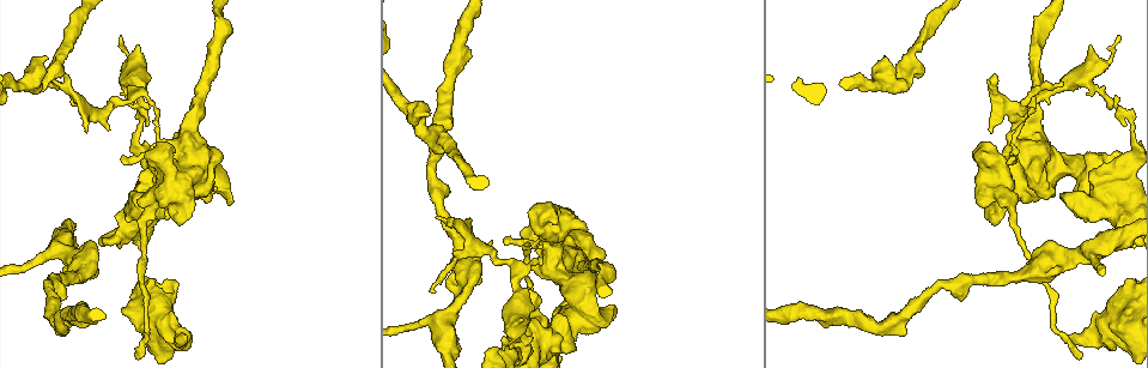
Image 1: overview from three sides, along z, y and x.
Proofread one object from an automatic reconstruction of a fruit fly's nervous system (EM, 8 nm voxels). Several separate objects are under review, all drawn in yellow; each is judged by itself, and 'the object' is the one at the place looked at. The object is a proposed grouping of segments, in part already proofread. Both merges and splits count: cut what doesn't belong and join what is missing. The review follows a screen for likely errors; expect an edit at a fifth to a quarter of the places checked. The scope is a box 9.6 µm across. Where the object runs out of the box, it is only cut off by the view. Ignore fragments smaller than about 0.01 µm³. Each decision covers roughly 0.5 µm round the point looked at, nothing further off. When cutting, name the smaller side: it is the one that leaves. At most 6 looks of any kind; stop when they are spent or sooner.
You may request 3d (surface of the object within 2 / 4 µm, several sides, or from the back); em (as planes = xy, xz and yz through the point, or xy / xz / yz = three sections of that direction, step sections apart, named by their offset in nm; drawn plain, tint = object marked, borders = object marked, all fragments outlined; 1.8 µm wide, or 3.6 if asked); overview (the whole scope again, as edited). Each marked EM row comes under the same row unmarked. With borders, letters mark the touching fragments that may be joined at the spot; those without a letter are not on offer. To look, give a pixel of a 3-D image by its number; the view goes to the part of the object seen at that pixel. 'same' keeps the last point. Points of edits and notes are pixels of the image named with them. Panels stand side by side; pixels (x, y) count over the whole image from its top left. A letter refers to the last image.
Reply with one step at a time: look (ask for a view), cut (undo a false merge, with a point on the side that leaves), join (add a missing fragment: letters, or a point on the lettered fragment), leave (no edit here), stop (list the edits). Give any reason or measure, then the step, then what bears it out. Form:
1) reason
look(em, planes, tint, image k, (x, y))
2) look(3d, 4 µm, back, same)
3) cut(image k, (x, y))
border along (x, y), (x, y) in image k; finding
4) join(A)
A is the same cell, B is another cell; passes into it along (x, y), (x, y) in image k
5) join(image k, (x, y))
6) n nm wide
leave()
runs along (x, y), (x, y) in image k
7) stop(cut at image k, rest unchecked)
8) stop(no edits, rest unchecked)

look(em, yz, step 8, borders, image 1, (1060, 82))

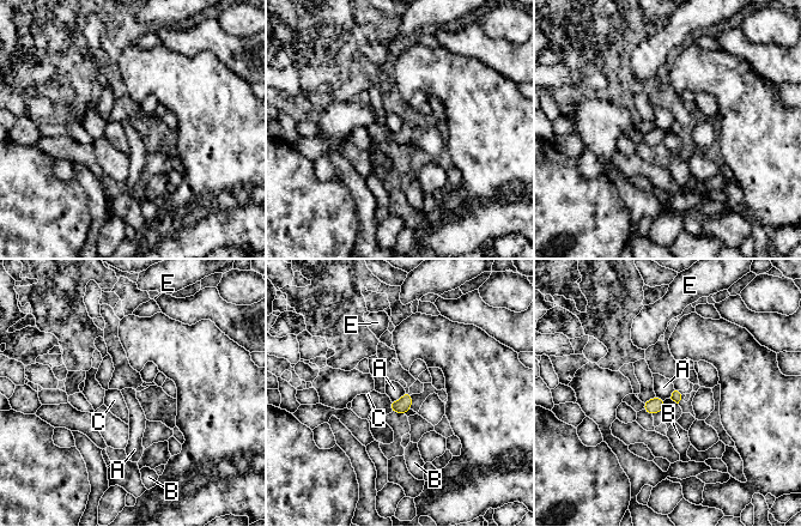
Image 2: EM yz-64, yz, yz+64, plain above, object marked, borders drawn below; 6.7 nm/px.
another direction
look(em, planes, borders, same)

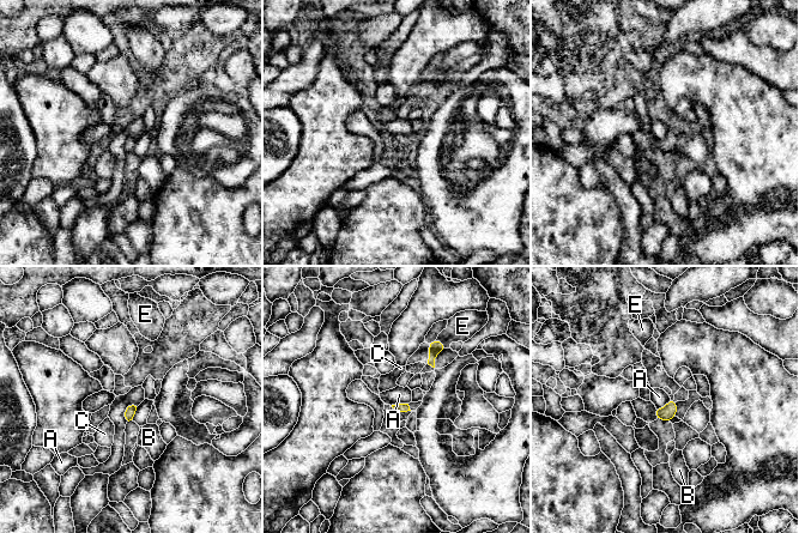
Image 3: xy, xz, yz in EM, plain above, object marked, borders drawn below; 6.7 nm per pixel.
leave()
A, B, C and E are other cells; border along (133, 404), (125, 412), (127, 421) in image 3; none of them fits

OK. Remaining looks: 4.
calibre changes
look(3d, 2 µm, image 1, (543, 211))

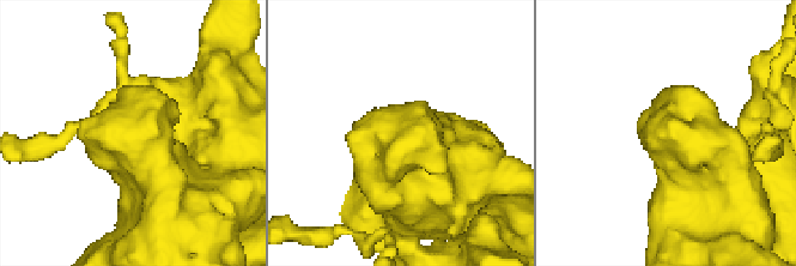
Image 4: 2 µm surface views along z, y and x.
shape alone is not enough
look(em, planes, tint, image 4, (670, 133))

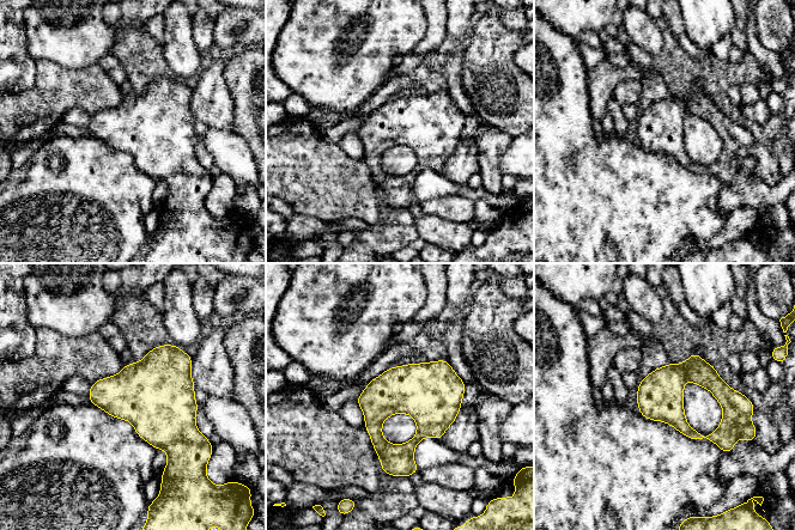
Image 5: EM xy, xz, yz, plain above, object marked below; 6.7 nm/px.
see the neighbours
look(em, planes, borders, same)

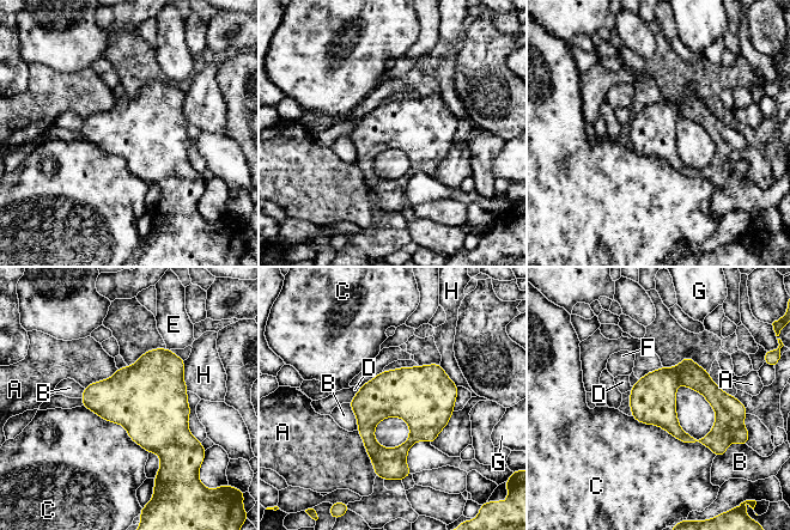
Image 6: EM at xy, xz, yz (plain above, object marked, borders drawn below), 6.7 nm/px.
C touches over 650 nm
leave()
A, B, C, D, E, F, G and H are other cells; border along (357, 430), (376, 475) in image 6; one cell here

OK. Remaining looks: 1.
stop(no edits, rest unchecked)

